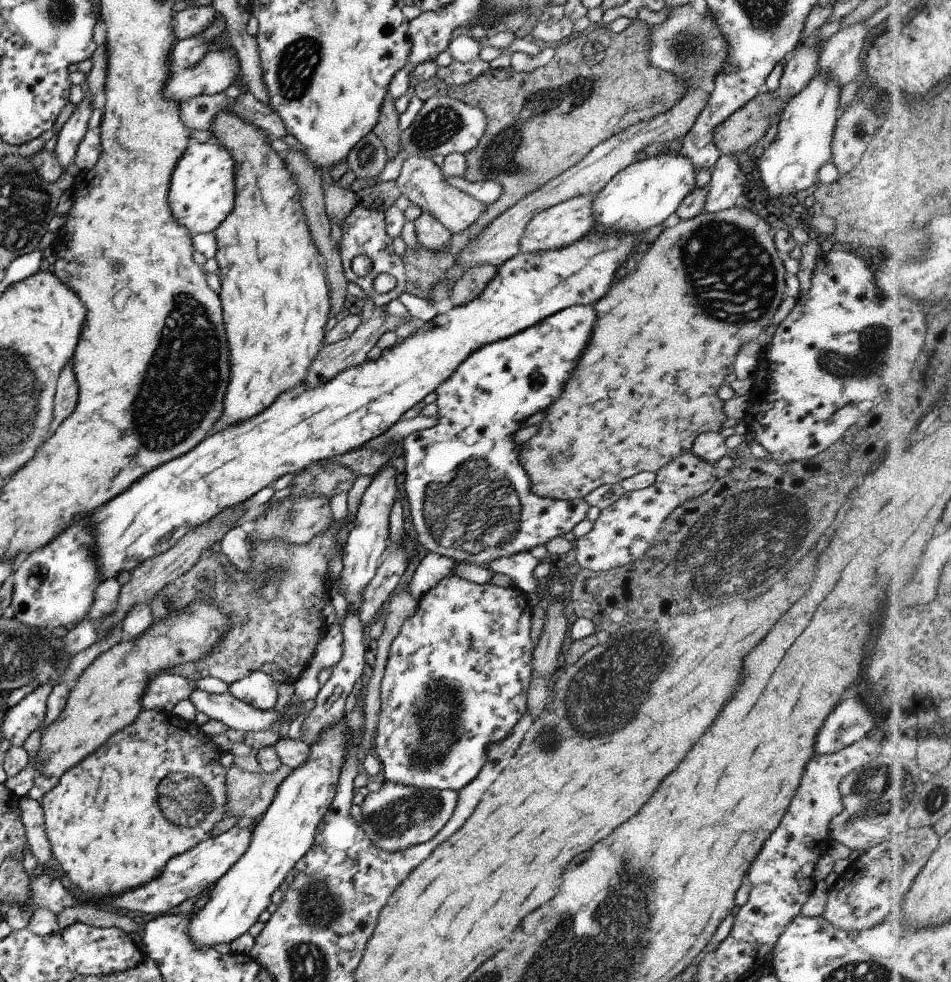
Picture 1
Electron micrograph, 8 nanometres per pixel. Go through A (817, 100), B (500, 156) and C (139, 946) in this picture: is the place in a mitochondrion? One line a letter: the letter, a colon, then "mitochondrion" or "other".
A: other
B: mitochondrion
C: other

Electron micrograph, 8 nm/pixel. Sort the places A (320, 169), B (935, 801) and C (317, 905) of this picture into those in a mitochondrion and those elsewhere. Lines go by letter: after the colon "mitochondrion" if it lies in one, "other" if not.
A: other
B: mitochondrion
C: mitochondrion

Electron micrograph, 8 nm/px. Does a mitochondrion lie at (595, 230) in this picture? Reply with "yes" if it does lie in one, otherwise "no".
no

